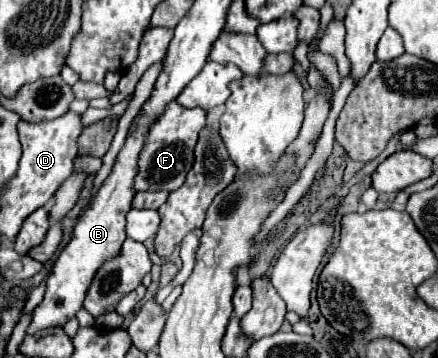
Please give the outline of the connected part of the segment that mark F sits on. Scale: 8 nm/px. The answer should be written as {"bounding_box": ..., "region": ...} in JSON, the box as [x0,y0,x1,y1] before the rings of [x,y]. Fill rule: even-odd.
{"bounding_box":[134,102,206,192],"region":[[[170,102],[162,118],[156,120],[148,132],[134,188],[168,190],[168,192],[178,190],[194,164],[194,148],[198,144],[198,134],[204,126],[206,126],[206,112],[202,108],[184,108],[178,102]]]}

